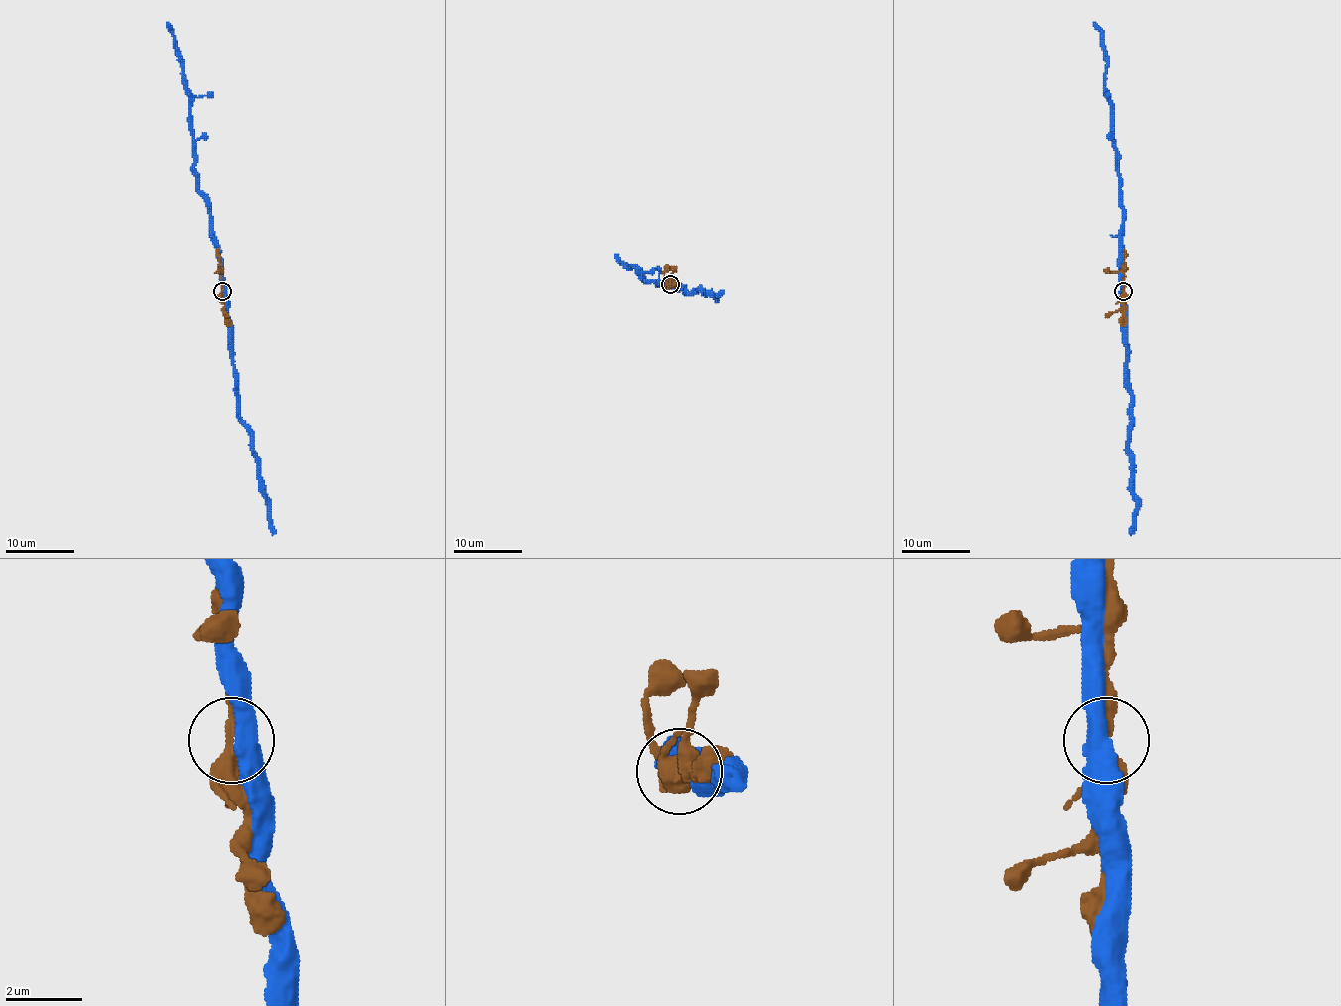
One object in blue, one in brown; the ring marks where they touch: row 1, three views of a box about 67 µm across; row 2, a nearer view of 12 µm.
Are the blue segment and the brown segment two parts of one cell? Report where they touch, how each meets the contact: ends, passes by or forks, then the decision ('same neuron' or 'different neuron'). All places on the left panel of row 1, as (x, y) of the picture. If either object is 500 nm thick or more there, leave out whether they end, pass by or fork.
at (222, 291); same neuron

